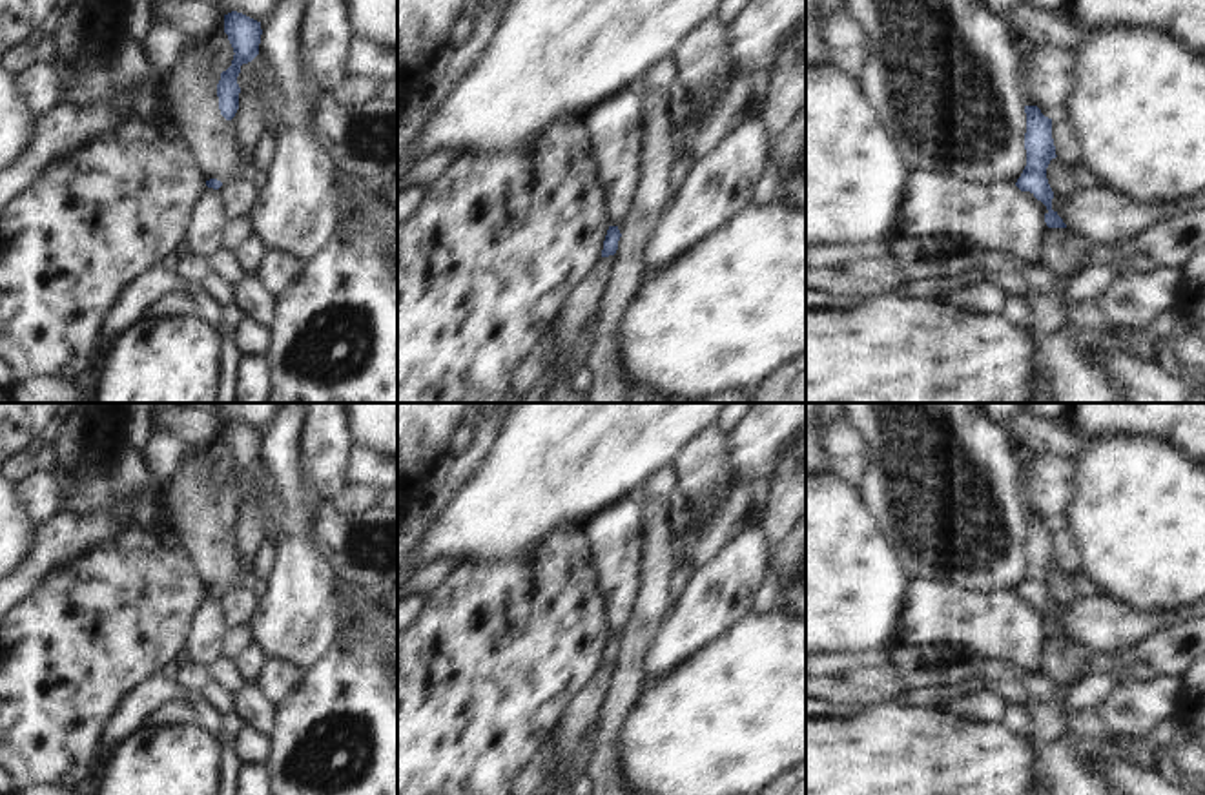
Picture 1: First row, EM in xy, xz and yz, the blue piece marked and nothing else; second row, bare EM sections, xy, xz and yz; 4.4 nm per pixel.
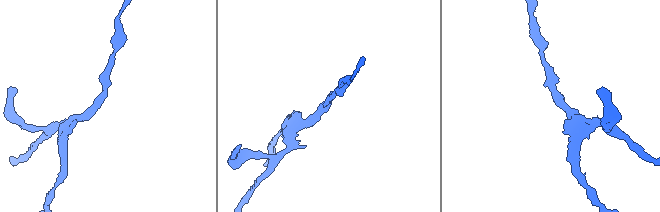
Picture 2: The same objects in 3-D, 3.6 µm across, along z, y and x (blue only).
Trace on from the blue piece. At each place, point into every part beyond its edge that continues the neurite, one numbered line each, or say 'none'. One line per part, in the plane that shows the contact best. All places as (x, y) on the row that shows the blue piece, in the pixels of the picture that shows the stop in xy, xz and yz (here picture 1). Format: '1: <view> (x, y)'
none

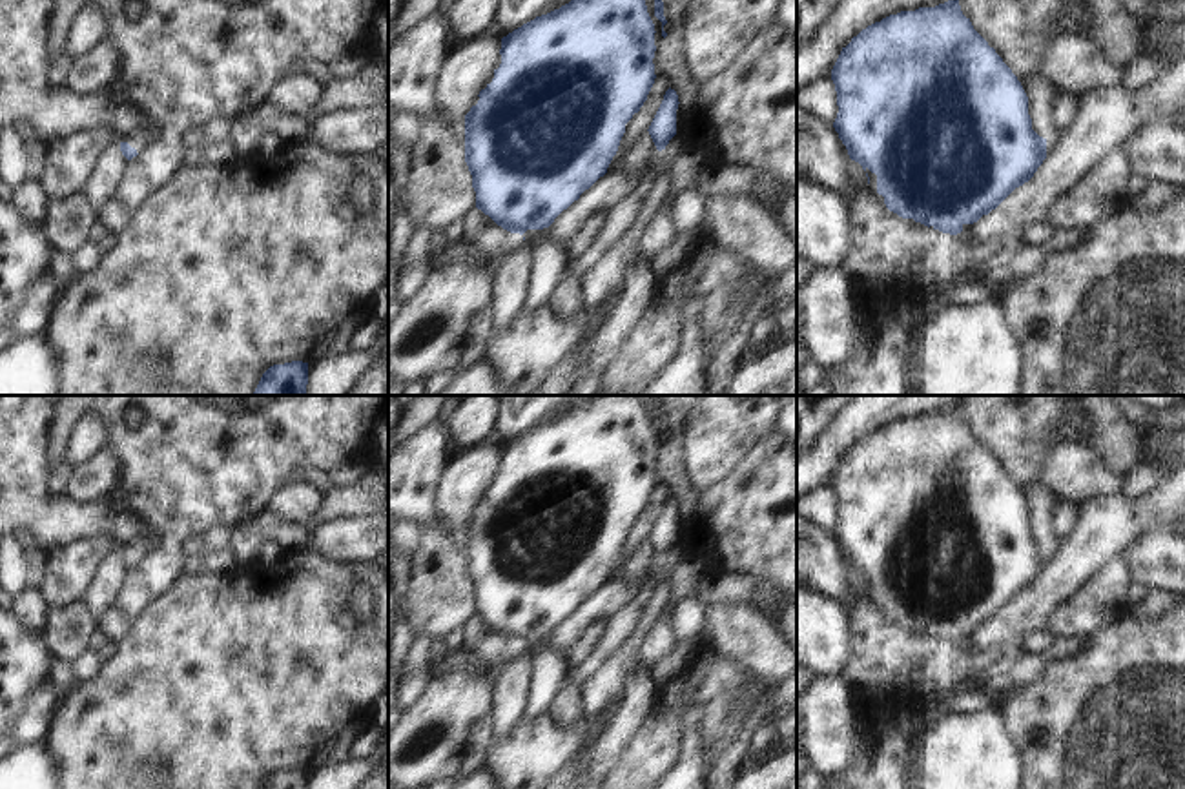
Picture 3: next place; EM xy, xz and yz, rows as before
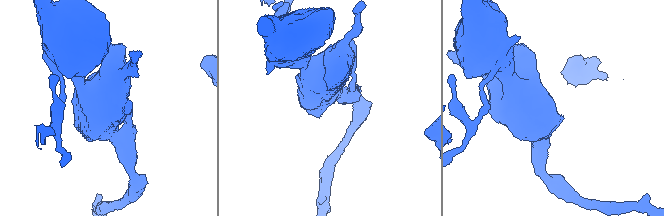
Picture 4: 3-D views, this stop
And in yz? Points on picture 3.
none

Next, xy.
1: xy (139, 139)

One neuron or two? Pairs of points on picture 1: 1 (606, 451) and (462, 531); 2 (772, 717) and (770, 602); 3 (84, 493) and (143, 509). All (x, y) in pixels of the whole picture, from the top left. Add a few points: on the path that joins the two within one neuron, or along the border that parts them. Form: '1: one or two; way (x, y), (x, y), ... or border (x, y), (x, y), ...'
1: one; way (569, 460), (556, 460), (498, 513)
2: two; border (777, 608), (759, 615), (751, 613)
3: one; way (99, 493), (128, 495)

